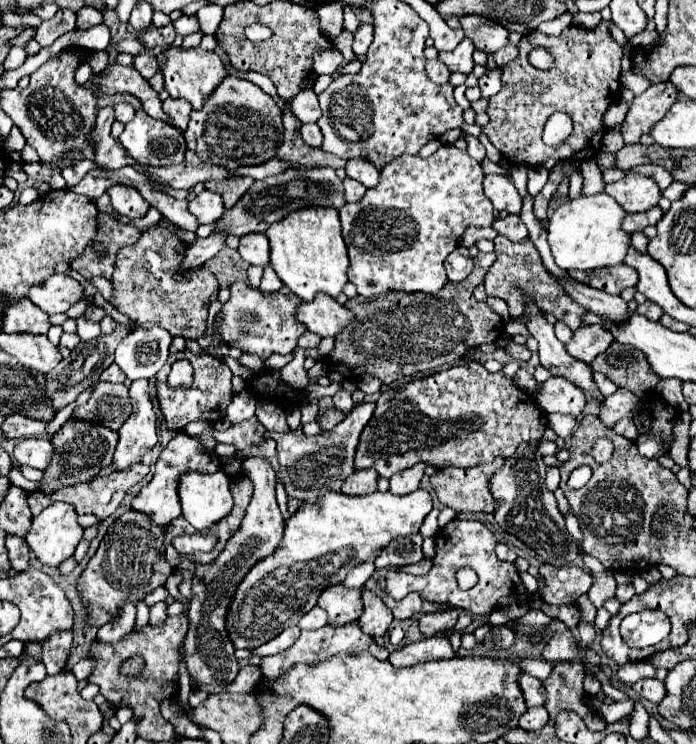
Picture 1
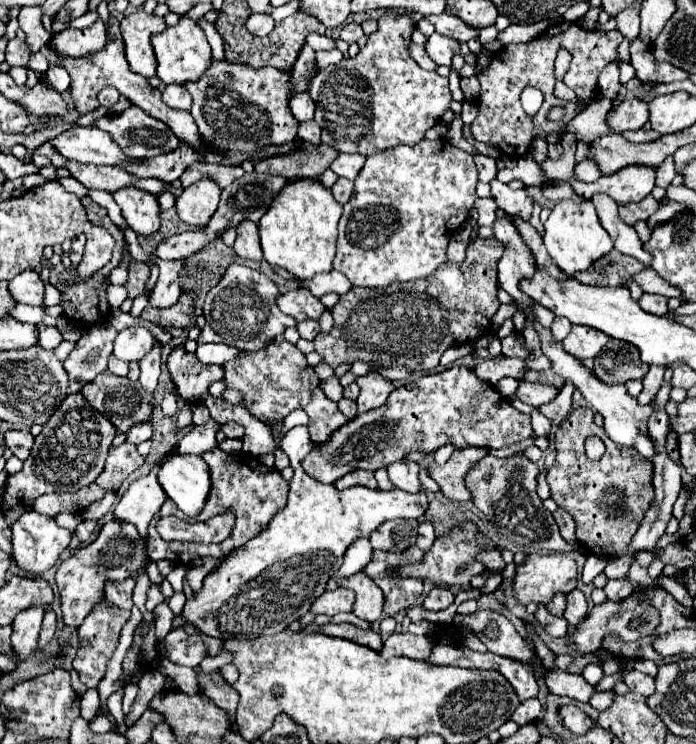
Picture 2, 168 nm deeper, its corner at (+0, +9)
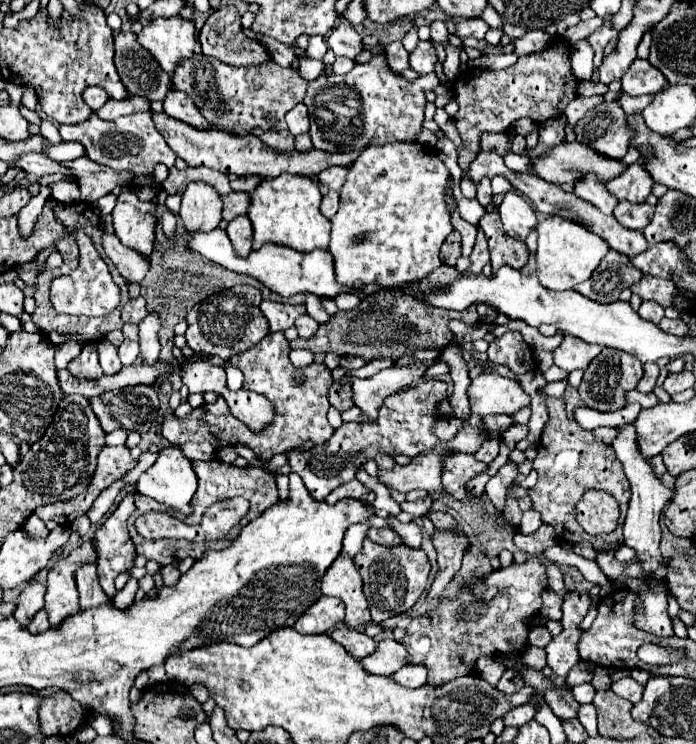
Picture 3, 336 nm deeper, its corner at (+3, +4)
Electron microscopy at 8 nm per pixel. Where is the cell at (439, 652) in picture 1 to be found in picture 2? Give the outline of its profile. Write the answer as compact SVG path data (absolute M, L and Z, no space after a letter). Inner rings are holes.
M390 634L380 650L380 656L384 658L396 658L406 656L412 660L426 660L432 652L434 640L430 636L416 636L416 634Z

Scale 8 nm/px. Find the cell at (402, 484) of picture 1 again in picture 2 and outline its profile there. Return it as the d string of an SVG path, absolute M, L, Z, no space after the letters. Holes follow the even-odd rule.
M400 462L388 468L388 476L396 488L406 488L406 492L418 492L418 464L416 462Z

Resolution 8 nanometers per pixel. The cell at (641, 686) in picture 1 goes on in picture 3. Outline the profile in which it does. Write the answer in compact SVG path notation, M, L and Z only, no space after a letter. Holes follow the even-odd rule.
M623 677L615 683L611 683L611 689L623 697L623 699L629 699L631 703L639 703L641 697L643 697L643 687L633 679L633 677Z

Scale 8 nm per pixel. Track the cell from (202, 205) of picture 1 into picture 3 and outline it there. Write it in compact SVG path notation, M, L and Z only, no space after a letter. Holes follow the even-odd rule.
M195 181L183 191L179 215L189 233L211 231L221 223L221 195L211 185Z

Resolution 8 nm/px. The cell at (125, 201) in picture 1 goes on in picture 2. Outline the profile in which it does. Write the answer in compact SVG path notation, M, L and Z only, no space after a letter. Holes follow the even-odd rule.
M120 188L114 200L122 210L122 218L138 236L150 236L160 228L160 206L154 194L136 188Z

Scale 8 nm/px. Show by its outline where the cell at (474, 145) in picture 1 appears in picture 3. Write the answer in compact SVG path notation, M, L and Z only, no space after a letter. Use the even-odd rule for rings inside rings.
M485 177L477 183L477 201L487 207L491 203L491 179Z

